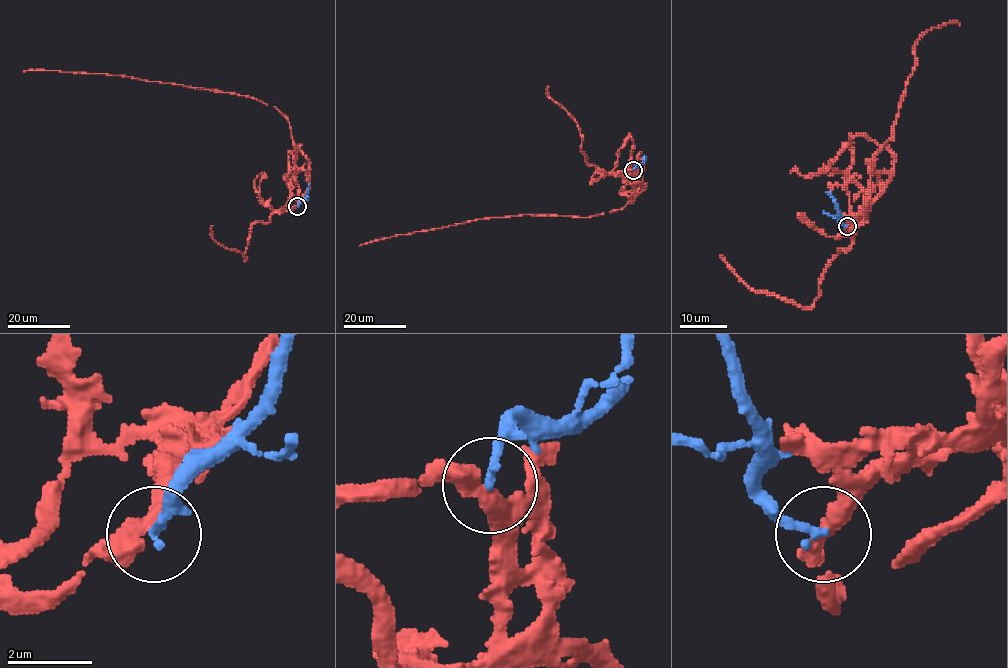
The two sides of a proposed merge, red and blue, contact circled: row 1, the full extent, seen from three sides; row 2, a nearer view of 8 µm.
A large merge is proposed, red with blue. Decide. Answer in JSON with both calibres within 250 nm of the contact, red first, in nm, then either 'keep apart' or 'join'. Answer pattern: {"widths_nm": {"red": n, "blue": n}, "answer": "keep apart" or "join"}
{"widths_nm": {"red": 400, "blue": 200}, "answer": "keep apart"}

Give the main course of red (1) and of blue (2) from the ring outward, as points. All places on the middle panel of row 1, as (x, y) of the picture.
1: (633, 170), (645, 188), (623, 208), (595, 216), (522, 215), (478, 219), (360, 245)
2: (634, 170), (646, 157)

